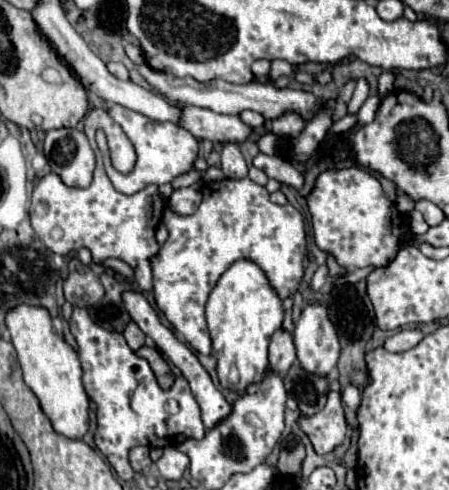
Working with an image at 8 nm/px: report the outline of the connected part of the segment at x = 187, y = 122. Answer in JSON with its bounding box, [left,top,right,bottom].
[177,105,253,141]

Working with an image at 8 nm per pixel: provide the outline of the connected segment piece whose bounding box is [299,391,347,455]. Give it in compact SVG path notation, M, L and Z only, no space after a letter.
M329 391L327 405L313 417L301 417L299 425L307 433L319 455L331 453L337 445L343 443L347 435L347 421L341 405L341 393Z

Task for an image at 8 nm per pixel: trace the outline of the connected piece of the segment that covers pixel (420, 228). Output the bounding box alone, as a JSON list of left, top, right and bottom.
[409,211,429,235]

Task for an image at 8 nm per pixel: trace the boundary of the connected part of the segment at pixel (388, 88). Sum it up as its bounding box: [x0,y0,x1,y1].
[379,71,395,97]

